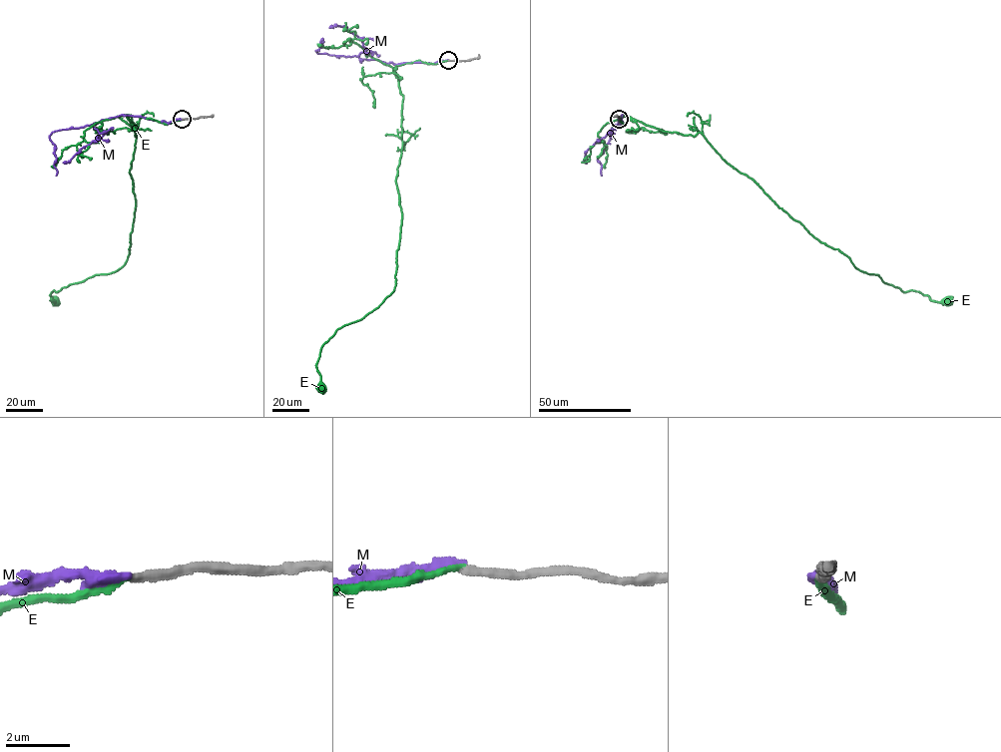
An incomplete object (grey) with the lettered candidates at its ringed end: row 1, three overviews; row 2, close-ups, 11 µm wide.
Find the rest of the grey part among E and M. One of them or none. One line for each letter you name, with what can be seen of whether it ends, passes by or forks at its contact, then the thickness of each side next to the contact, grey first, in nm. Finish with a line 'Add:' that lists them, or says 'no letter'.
E: it ends; calibres 260 and 160 nm
Add: E

